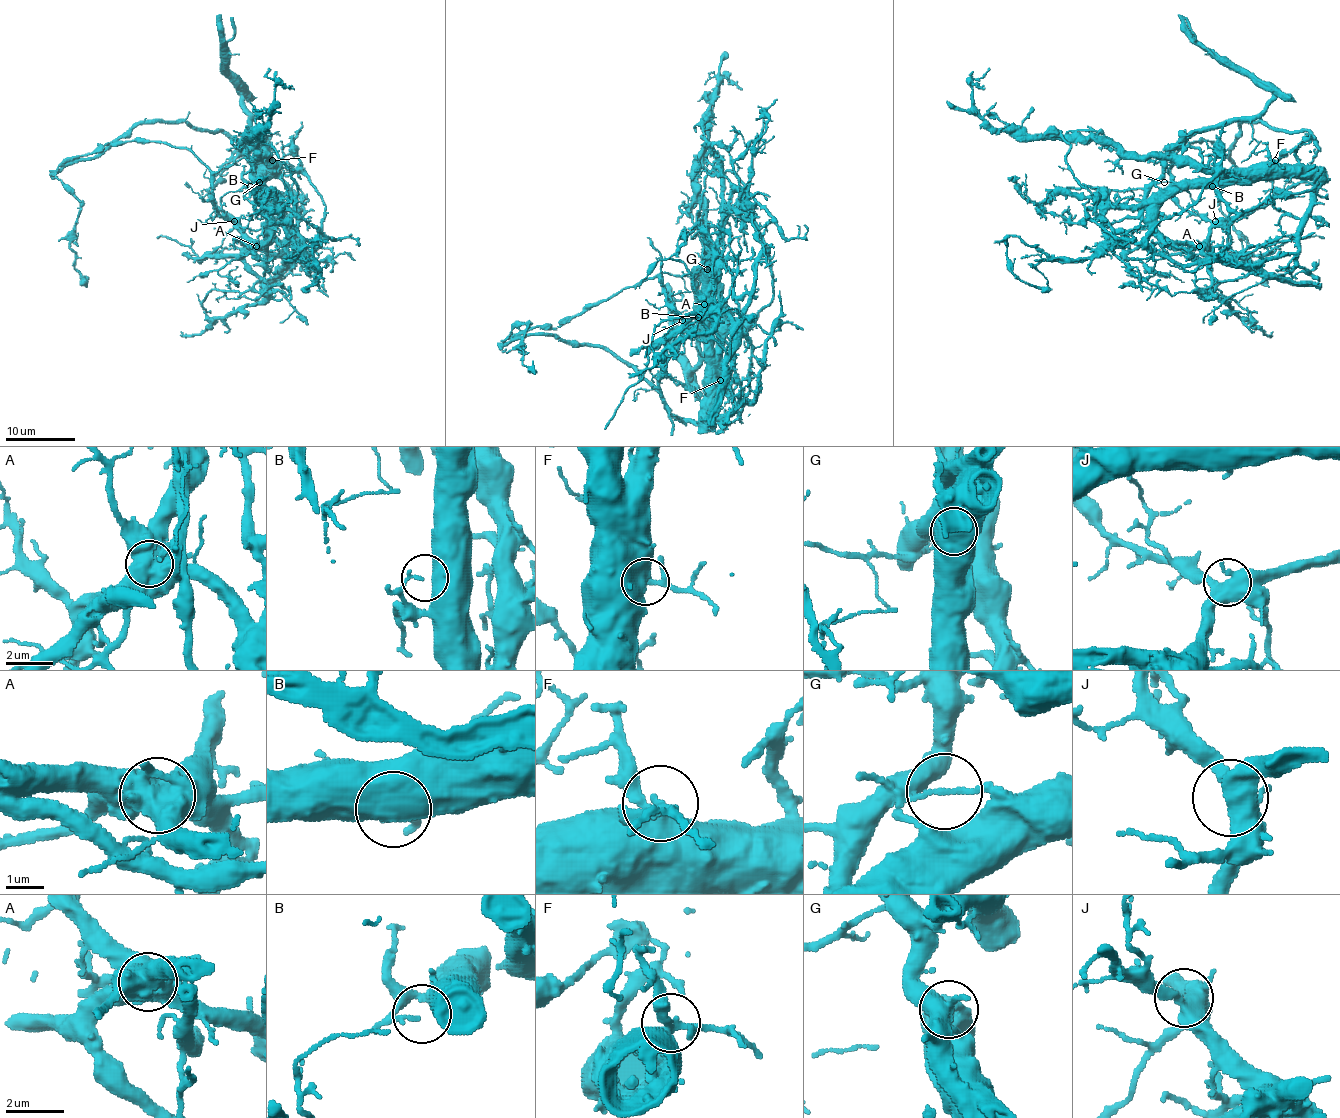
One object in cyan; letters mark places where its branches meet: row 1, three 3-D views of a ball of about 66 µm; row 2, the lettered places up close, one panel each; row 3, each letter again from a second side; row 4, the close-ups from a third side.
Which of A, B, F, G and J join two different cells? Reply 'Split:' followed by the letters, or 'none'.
Split: A, G

